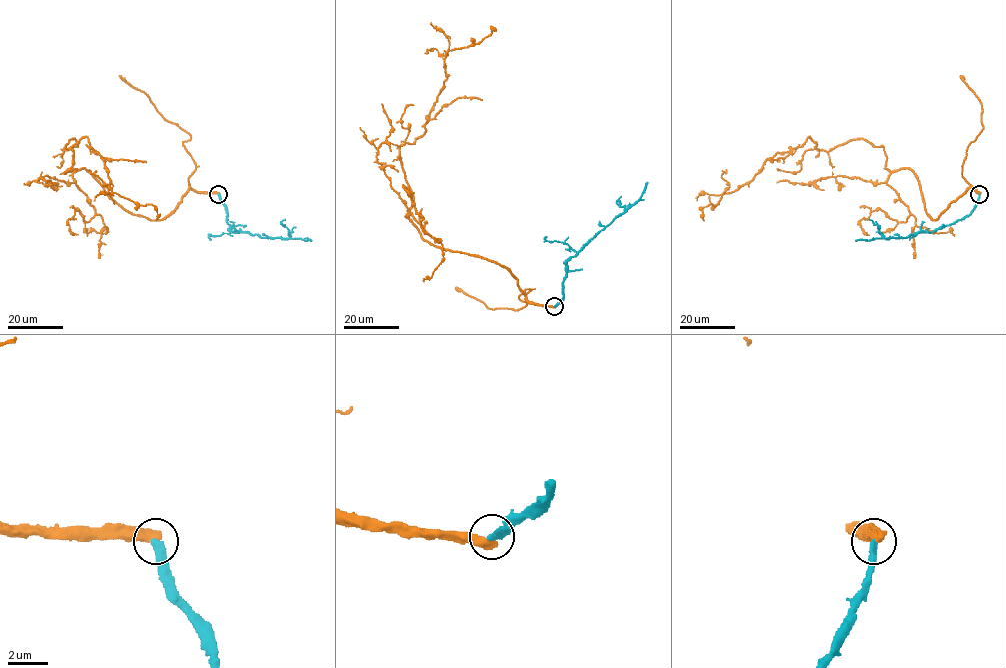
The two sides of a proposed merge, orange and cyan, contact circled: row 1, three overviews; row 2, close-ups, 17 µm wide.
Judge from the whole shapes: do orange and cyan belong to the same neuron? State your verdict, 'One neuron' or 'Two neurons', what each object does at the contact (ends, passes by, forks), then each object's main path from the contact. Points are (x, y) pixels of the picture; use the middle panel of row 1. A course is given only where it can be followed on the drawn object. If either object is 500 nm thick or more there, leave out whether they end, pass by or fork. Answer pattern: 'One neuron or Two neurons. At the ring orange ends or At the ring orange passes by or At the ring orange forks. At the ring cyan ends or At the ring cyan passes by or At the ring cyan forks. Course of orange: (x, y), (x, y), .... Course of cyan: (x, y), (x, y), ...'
Two neurons. At the ring orange ends. At the ring cyan ends. Course of orange: (554, 306), (533, 304), (499, 264), (430, 244), (406, 215), (399, 147), (423, 135), (446, 54), (492, 31). Course of cyan: (554, 306), (561, 301), (566, 262), (630, 208), (640, 198), (647, 182)

